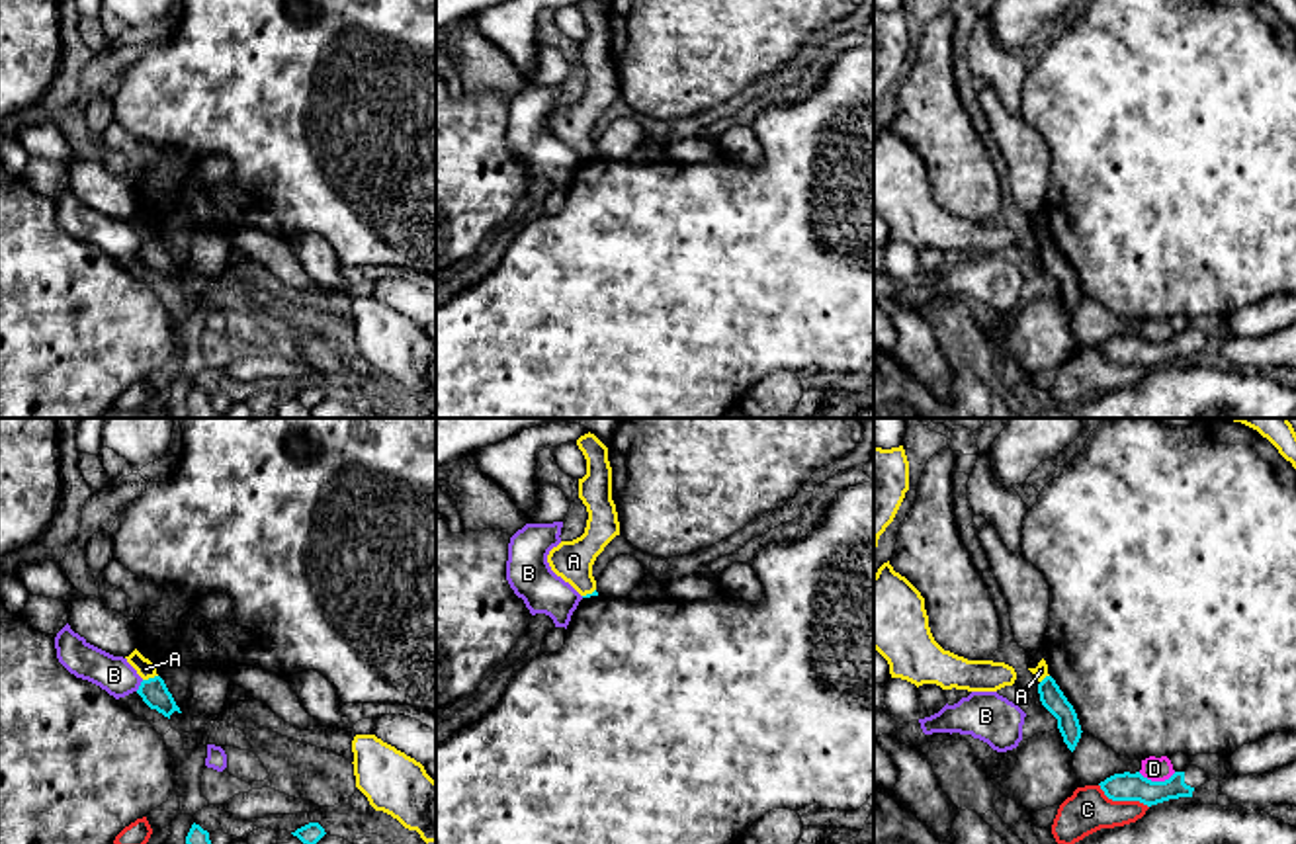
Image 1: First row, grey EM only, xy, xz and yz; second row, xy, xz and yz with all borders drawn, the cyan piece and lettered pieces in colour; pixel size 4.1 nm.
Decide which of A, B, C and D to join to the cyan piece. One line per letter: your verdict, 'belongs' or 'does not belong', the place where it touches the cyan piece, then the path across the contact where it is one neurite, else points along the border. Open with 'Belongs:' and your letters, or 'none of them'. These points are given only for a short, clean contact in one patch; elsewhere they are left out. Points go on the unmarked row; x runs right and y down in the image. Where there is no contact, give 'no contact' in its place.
Belongs: none of them
A: does not belong | xy (149, 241)
B: does not belong | xy (139, 249)
C: does not belong | yz (1123, 362)
D: does not belong | yz (1158, 344)

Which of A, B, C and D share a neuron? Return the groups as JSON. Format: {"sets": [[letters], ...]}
{"sets": [["A"], ["B"], ["C"], ["D"]]}

